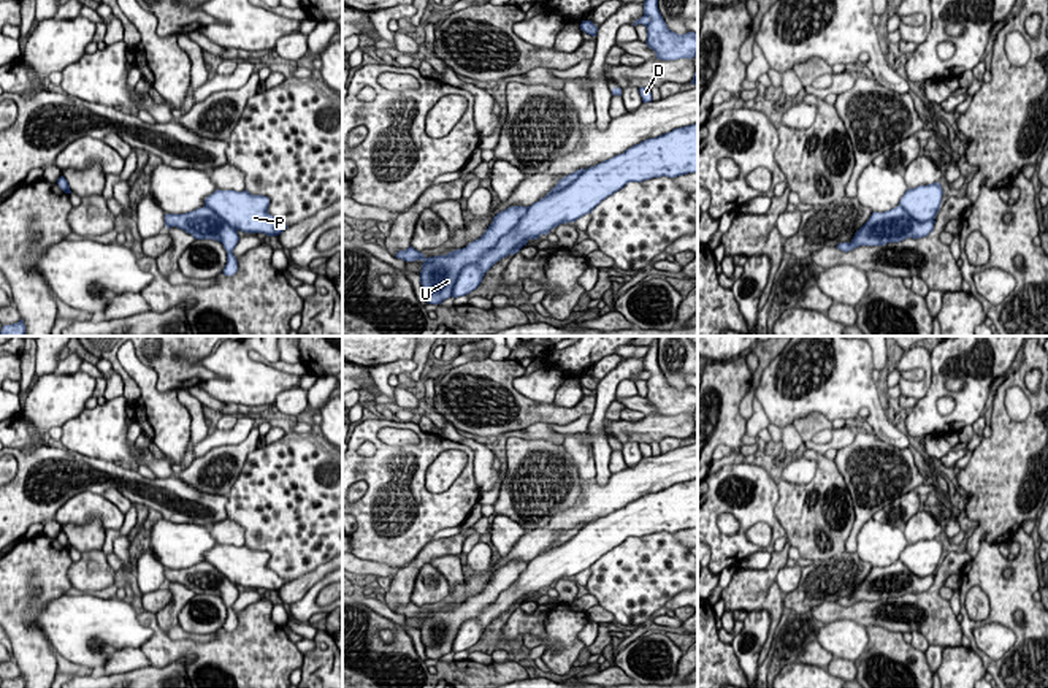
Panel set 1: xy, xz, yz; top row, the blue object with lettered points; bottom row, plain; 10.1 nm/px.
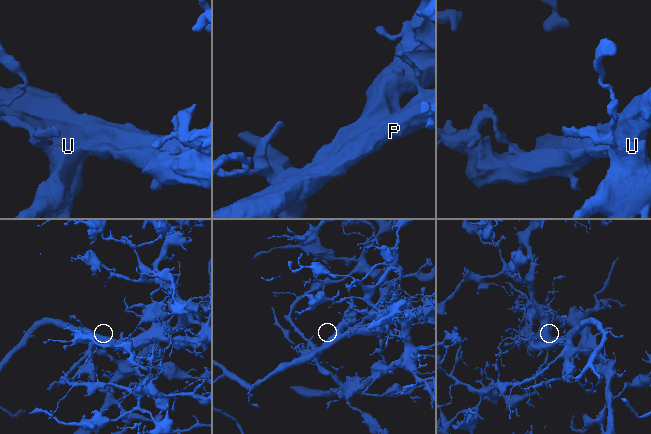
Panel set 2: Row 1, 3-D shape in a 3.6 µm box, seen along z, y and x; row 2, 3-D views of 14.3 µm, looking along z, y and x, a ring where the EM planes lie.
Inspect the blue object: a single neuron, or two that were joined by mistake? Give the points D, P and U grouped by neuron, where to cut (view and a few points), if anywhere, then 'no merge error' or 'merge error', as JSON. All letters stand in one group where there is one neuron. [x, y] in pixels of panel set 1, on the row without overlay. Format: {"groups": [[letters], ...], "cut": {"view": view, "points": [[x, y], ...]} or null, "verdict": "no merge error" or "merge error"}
{"groups": [["D", "U"], ["P"]], "cut": {"view": "xz", "points": [[528, 563], [512, 584], [460, 626], [451, 650]]}, "verdict": "merge error"}

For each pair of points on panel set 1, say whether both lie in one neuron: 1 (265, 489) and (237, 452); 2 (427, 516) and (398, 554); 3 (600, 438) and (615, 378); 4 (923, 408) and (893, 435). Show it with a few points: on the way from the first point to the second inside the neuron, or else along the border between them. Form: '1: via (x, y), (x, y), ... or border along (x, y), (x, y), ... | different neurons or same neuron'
1: border along (259, 447), (248, 455), (227, 496) | different neurons
2: via (417, 525), (398, 544) | same neuron
3: via (598, 424), (604, 392) | same neuron
4: border along (904, 431), (910, 436) | different neurons

